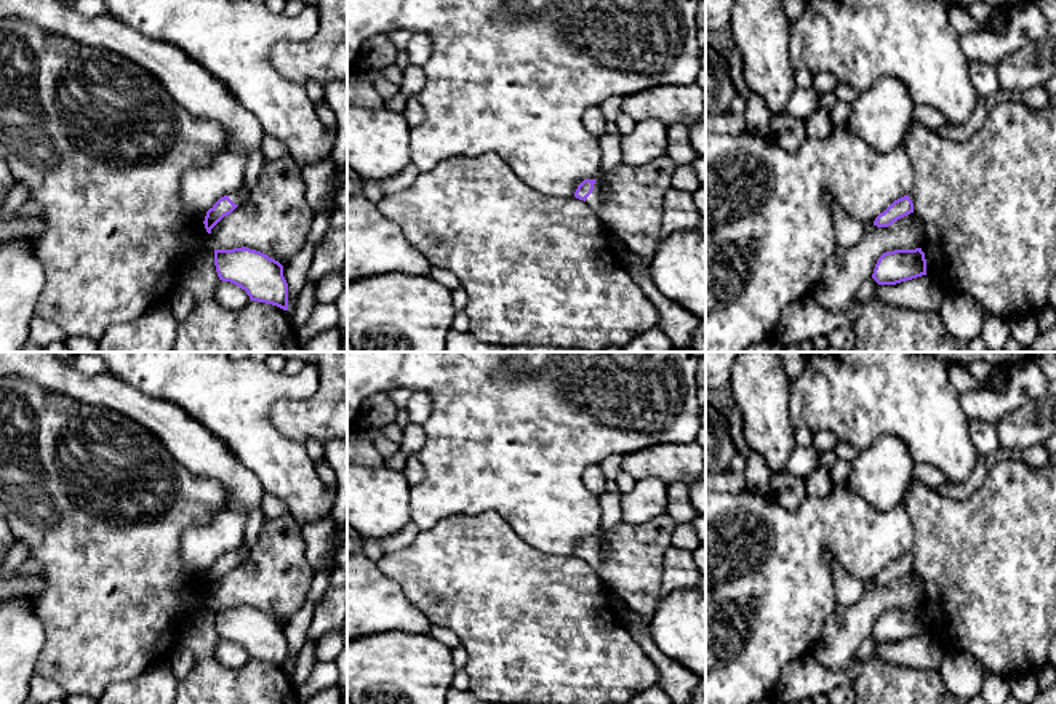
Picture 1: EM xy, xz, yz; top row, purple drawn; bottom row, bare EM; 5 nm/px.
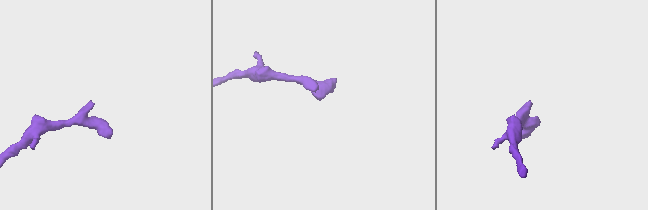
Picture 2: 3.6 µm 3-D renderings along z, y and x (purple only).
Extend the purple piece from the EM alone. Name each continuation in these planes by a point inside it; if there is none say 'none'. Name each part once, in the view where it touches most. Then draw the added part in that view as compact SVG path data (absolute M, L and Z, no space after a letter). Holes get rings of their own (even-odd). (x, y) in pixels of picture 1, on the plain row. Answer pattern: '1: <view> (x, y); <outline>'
1: xz (594, 559); M595 539L594 542L594 549L592 552L586 557L586 562L594 568L597 570L602 563L602 550L600 550L600 544L598 541Z

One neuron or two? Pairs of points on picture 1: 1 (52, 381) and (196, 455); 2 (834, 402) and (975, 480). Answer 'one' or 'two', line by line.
1: one
2: two

